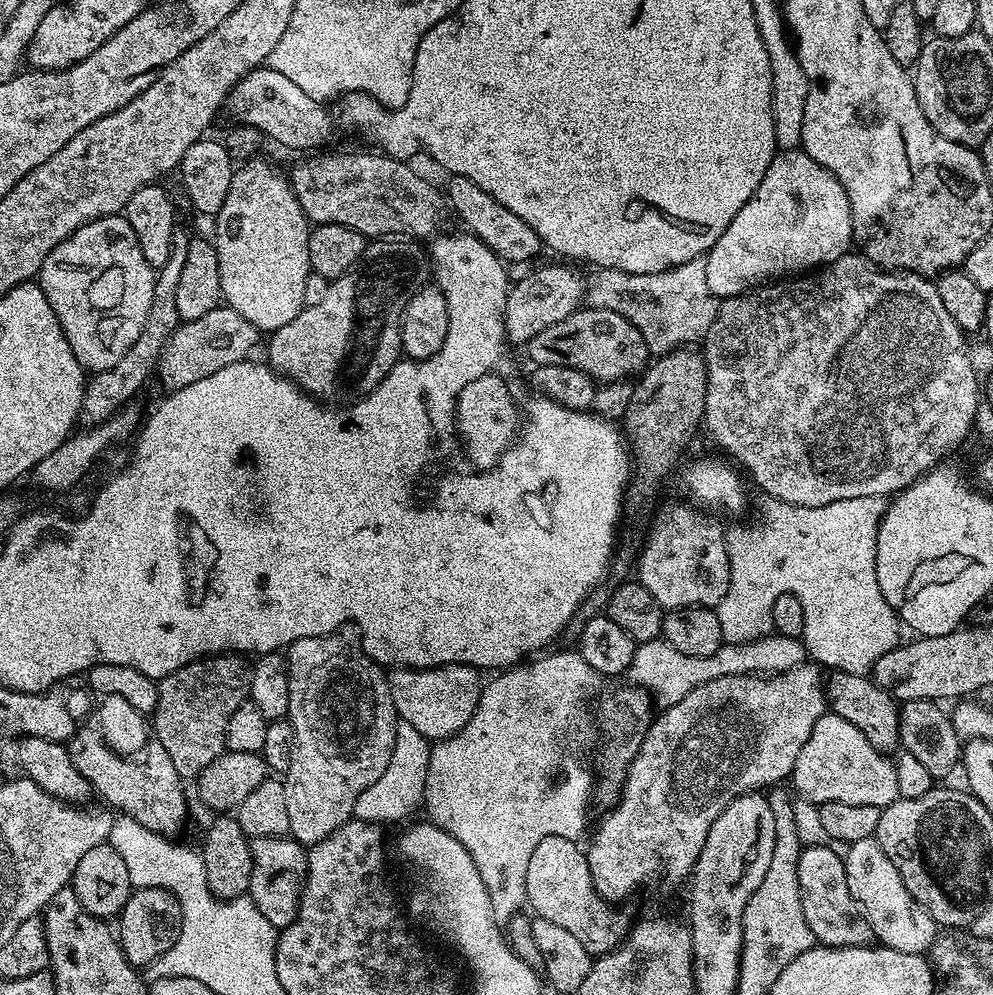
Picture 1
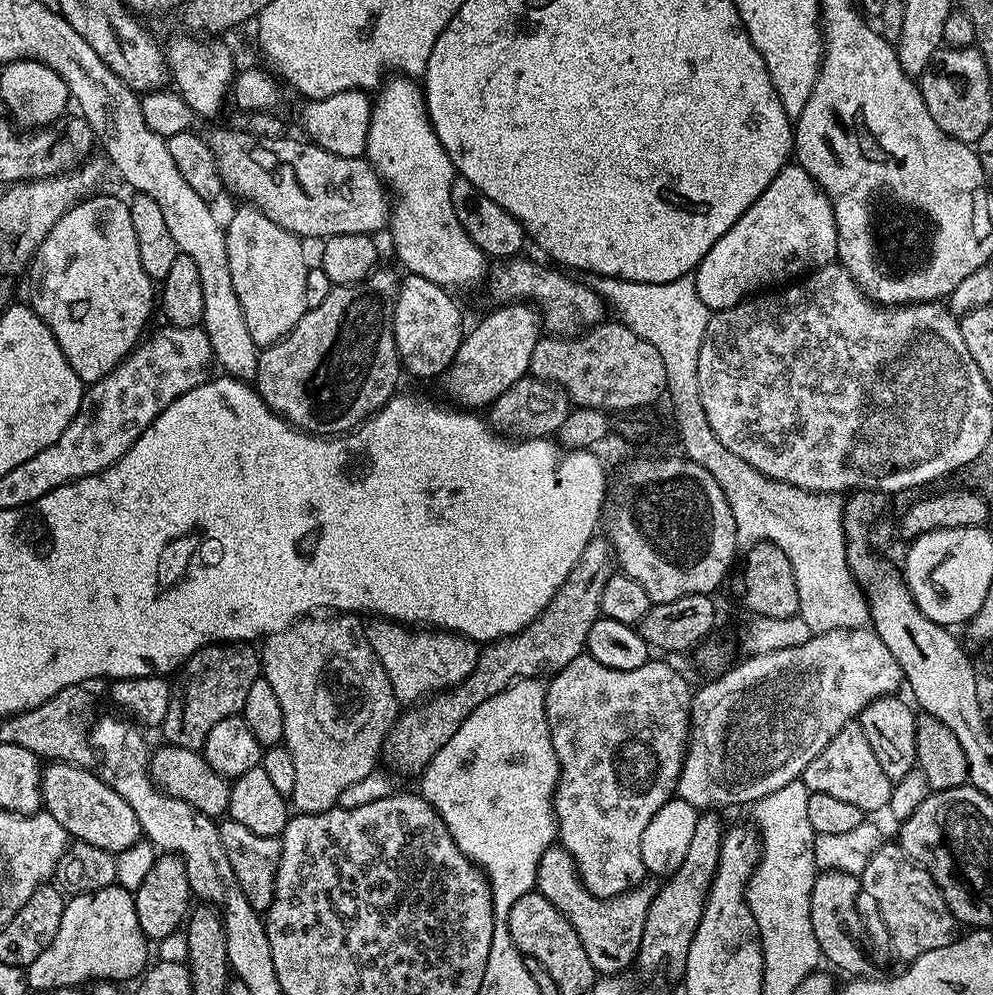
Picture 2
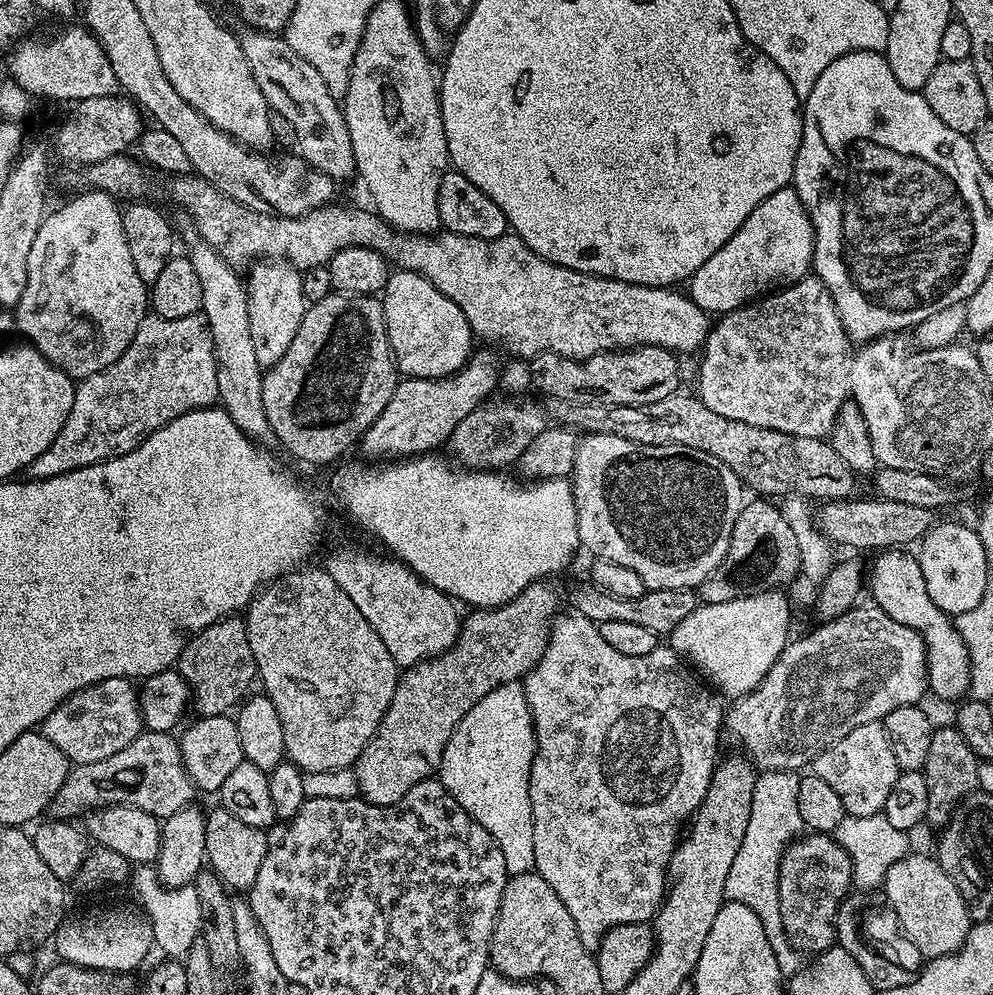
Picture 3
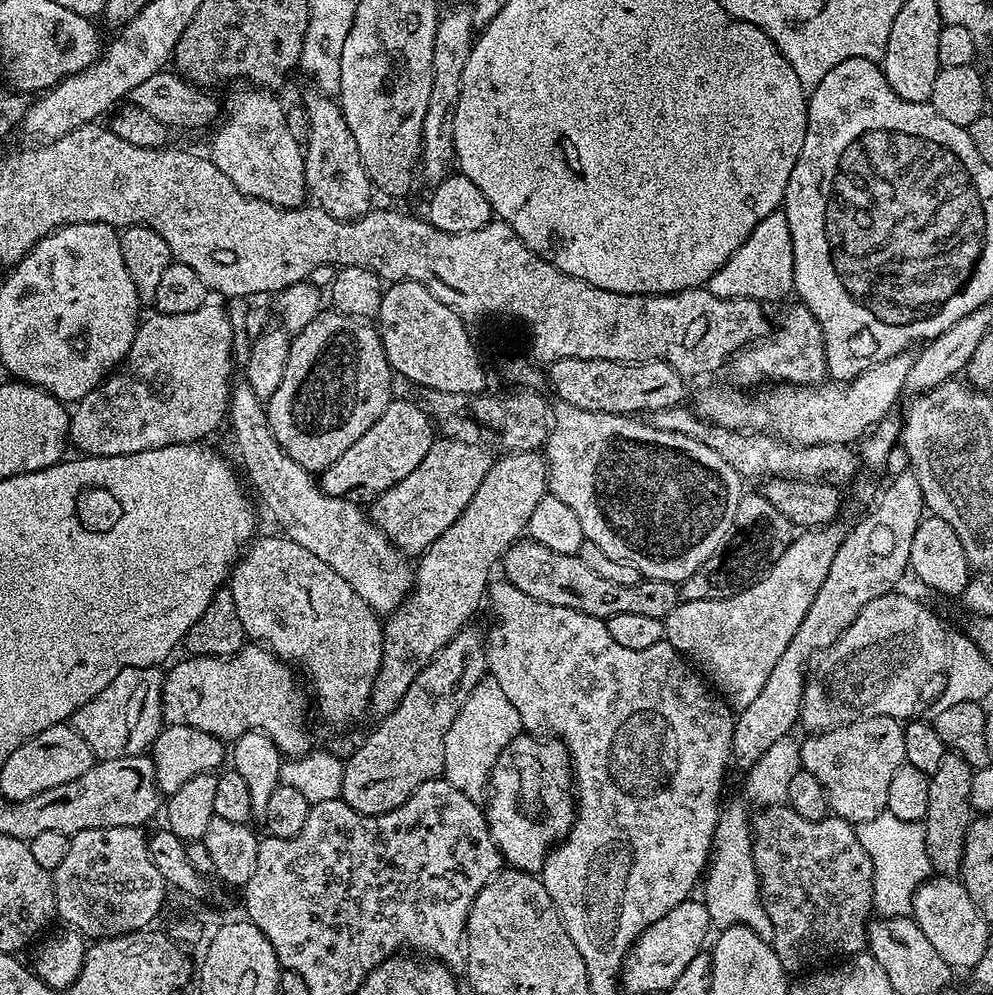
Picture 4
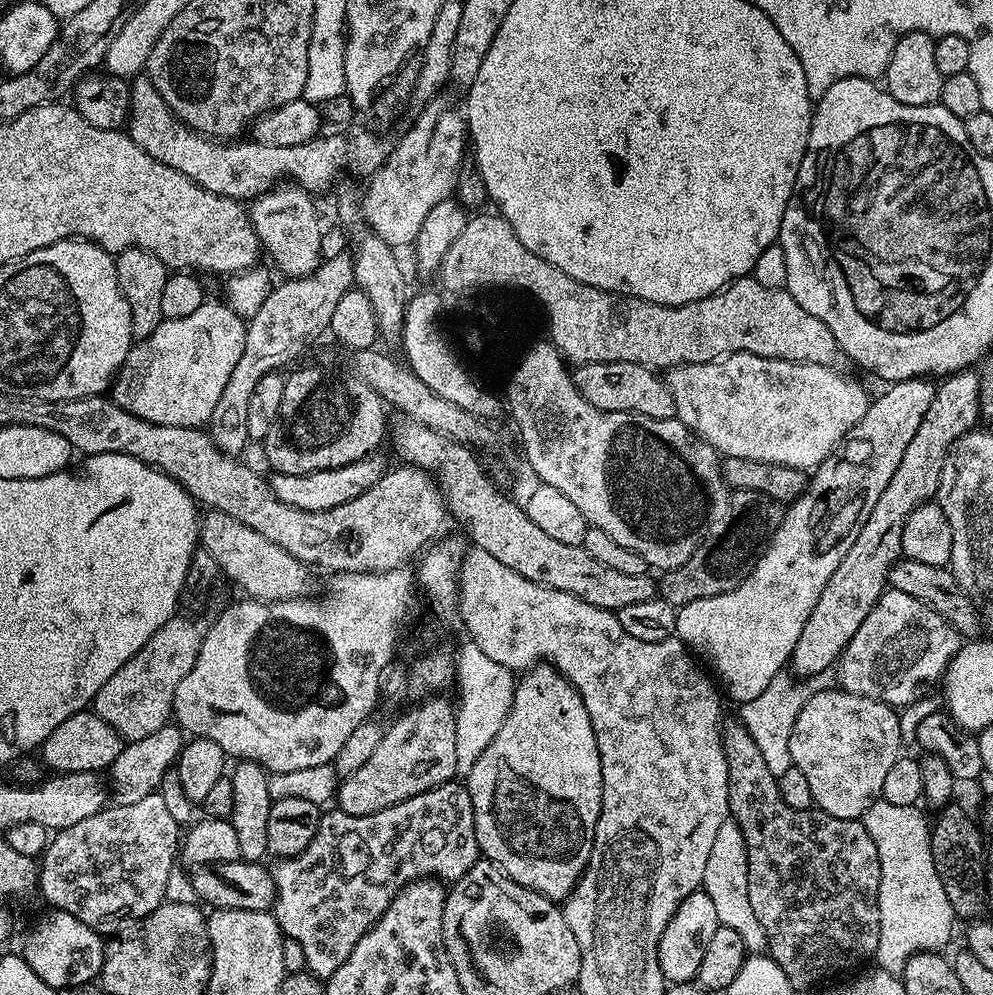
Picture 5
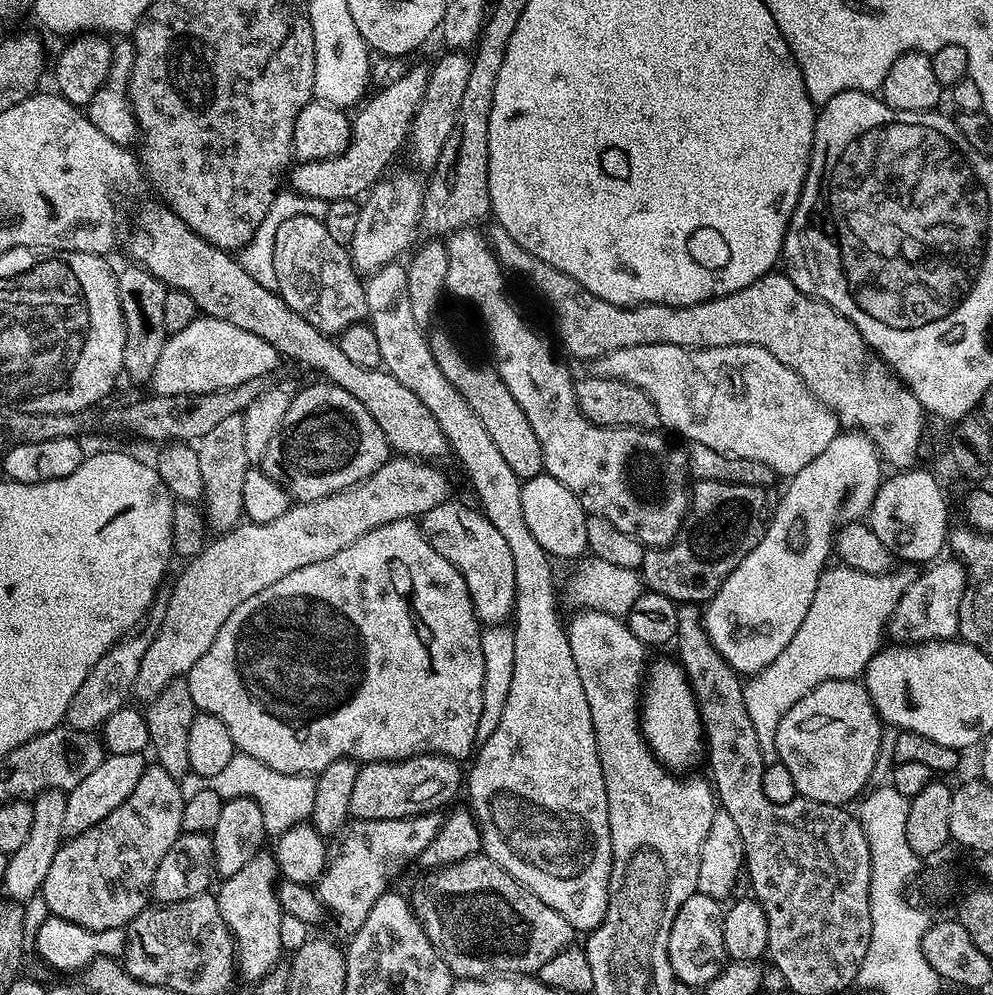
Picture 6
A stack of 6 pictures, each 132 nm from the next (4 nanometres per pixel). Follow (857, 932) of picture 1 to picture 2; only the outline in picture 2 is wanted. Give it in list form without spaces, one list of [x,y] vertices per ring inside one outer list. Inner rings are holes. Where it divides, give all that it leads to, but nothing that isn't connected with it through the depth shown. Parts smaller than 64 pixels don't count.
[[[821,871],[814,882],[814,890],[810,898],[810,922],[814,926],[814,938],[818,938],[820,955],[827,963],[829,960],[834,967],[849,972],[847,974],[849,977],[868,978],[873,975],[872,964],[864,957],[863,950],[856,945],[856,932],[852,929],[856,924],[856,892],[858,896],[858,880],[853,873]]]

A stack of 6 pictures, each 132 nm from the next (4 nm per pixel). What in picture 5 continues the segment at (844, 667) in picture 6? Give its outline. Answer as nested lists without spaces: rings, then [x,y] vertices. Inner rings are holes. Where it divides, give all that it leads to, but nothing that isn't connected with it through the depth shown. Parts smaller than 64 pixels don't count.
[[[831,671],[821,672],[818,676],[809,676],[806,683],[797,682],[791,675],[781,674],[773,678],[770,686],[766,686],[766,690],[758,694],[758,698],[739,705],[739,723],[744,725],[750,738],[754,738],[754,742],[758,744],[758,750],[762,750],[762,759],[766,762],[770,774],[781,776],[793,767],[790,758],[790,734],[800,713],[800,707],[808,701],[810,693],[829,687],[833,680]],[[795,682],[800,684],[795,684]],[[804,684],[808,684],[808,688]]]

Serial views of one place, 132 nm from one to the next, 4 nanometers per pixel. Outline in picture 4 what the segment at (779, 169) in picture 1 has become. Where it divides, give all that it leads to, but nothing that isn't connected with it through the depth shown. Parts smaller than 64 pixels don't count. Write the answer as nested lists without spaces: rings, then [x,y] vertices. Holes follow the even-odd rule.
[[[783,210],[771,212],[734,250],[734,254],[715,272],[706,285],[708,292],[718,298],[742,298],[743,300],[787,301],[794,292],[794,242],[790,238],[790,222],[786,222]]]

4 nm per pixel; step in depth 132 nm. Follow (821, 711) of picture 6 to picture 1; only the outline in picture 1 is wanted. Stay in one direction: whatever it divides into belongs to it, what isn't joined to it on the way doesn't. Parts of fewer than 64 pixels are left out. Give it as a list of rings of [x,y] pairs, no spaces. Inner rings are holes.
[[[826,714],[814,722],[814,730],[810,730],[810,738],[806,738],[806,746],[802,746],[792,767],[790,784],[796,787],[797,797],[817,806],[826,802],[851,802],[854,806],[881,809],[893,804],[900,795],[895,763],[870,746],[858,726],[835,714]]]

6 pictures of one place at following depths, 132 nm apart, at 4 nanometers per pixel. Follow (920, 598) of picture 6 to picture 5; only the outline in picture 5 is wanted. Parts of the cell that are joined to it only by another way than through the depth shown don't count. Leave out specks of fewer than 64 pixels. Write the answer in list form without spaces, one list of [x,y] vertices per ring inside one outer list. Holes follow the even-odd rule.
[[[889,587],[878,598],[874,610],[866,614],[866,622],[858,626],[858,634],[854,634],[844,647],[838,661],[839,687],[850,694],[874,698],[897,710],[903,709],[903,704],[915,698],[920,684],[941,679],[961,643],[960,633],[944,621],[942,614],[918,598],[910,598],[897,588]]]

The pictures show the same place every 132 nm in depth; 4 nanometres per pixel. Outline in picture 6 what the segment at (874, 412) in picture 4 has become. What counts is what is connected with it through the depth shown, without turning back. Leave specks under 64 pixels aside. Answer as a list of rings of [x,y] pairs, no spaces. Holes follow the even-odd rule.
[[[669,344],[628,346],[614,350],[591,361],[593,376],[625,380],[642,390],[654,402],[665,429],[673,428],[692,444],[710,446],[727,456],[754,458],[754,462],[766,462],[776,471],[777,477],[791,478],[802,466],[814,462],[841,431],[842,425],[802,382],[802,378],[790,366],[778,362],[770,350],[762,346],[722,346],[721,348],[687,348]]]

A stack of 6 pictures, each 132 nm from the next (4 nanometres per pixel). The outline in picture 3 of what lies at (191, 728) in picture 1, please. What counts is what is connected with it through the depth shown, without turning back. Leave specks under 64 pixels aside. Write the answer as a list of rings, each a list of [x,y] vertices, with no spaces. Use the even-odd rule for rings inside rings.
[[[229,614],[218,623],[206,626],[206,630],[192,637],[182,650],[178,671],[188,683],[190,704],[194,712],[196,708],[197,717],[231,713],[249,695],[248,687],[257,683],[254,650],[250,650],[250,638],[244,621],[243,615]]]

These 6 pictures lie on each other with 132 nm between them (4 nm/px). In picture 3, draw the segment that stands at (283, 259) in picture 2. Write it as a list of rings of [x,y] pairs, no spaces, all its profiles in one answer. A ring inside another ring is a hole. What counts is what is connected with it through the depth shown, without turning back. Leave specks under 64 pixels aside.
[[[265,260],[253,263],[247,272],[250,338],[254,355],[258,357],[258,366],[261,370],[267,370],[276,365],[282,354],[286,354],[290,342],[294,342],[294,334],[298,334],[298,326],[302,326],[306,301],[302,294],[301,269],[295,268],[287,260]]]

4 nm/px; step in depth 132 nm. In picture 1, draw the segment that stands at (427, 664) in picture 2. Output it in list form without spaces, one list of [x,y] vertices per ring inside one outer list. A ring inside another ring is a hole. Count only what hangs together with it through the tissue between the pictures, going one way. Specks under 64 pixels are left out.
[[[445,664],[419,670],[396,666],[387,673],[397,717],[410,722],[410,726],[414,726],[414,730],[418,730],[418,734],[422,734],[429,742],[448,740],[458,734],[458,730],[462,730],[470,718],[474,718],[474,710],[478,710],[485,685],[480,676],[477,669],[465,664]]]

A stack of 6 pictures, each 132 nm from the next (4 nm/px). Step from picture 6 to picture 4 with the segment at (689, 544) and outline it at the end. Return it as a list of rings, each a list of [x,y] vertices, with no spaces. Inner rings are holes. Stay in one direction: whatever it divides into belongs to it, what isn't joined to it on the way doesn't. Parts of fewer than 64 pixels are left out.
[[[759,494],[741,495],[734,518],[734,532],[734,544],[736,540],[740,548],[734,549],[732,556],[728,550],[721,550],[706,558],[698,571],[679,585],[681,601],[725,600],[746,590],[769,572],[794,539],[794,525],[786,518],[786,514],[774,510],[774,506],[770,506],[770,502]]]

